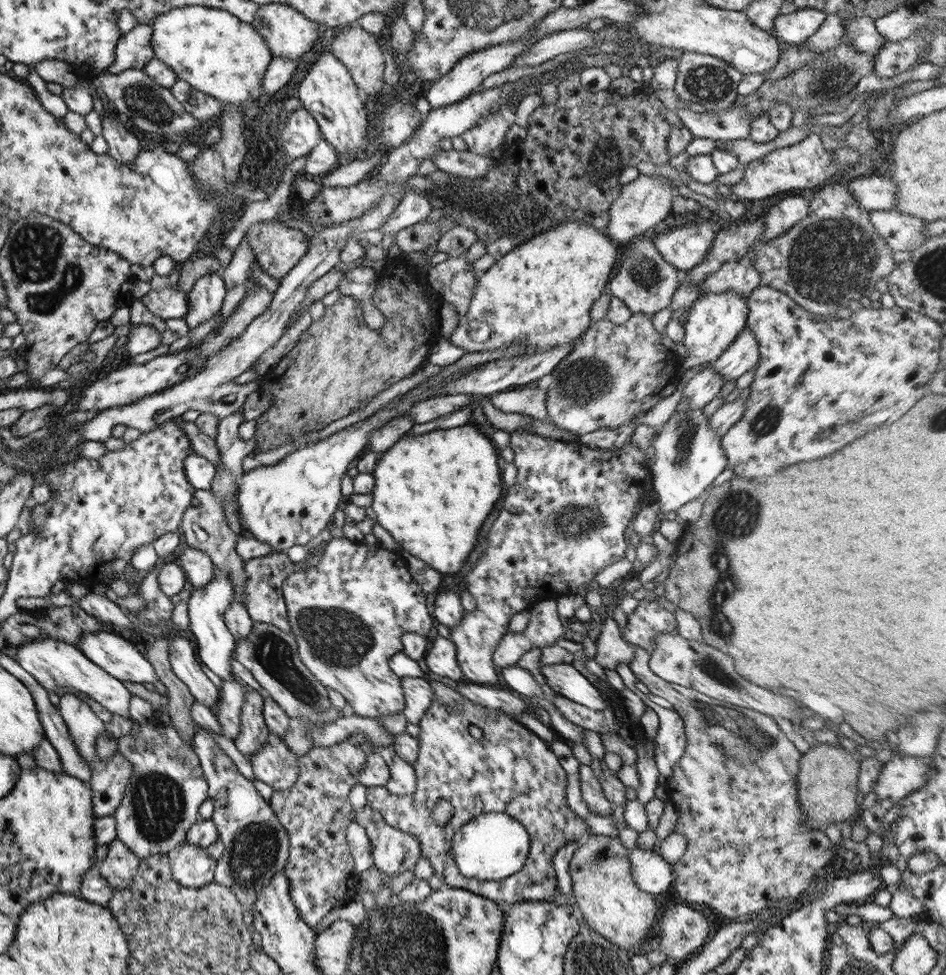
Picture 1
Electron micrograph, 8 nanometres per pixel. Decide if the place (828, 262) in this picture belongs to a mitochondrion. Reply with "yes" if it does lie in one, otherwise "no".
yes

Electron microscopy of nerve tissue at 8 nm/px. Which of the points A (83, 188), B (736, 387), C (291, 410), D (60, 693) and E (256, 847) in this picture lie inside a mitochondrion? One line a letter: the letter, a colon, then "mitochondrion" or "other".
A: other
B: other
C: mitochondrion
D: other
E: mitochondrion

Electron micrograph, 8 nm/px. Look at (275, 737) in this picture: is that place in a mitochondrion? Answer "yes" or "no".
no

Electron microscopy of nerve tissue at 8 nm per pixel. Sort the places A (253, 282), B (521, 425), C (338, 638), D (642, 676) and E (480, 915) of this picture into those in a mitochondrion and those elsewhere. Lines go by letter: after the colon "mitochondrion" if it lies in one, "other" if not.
A: other
B: other
C: mitochondrion
D: other
E: other

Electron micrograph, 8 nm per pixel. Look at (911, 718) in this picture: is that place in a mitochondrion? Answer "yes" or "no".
no

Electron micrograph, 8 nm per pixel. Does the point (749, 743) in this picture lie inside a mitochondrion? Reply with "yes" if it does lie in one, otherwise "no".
yes

